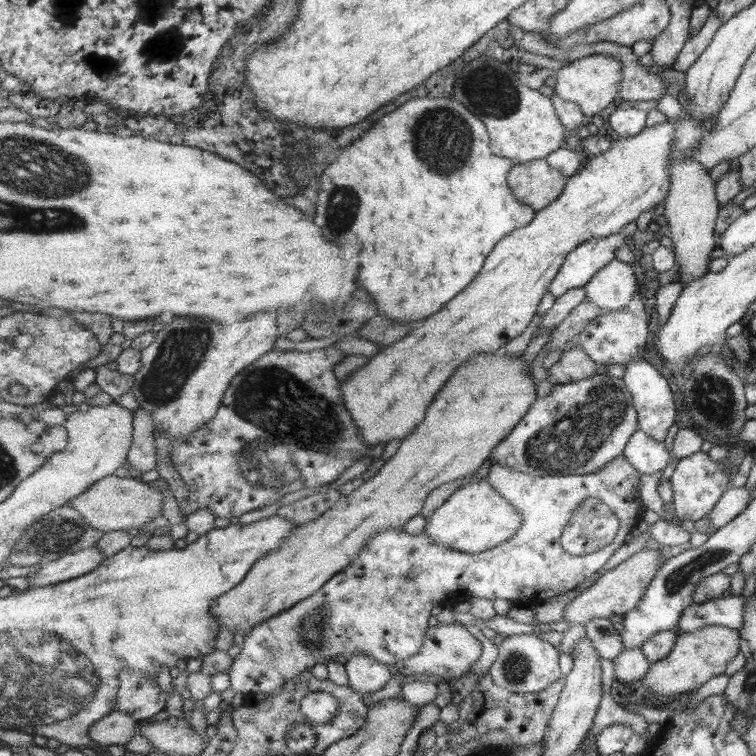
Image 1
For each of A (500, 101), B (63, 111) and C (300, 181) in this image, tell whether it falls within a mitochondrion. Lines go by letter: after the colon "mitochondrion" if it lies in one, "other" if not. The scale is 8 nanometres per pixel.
A: mitochondrion
B: other
C: other

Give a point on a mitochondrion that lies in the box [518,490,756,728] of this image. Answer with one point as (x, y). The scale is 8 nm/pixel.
(677, 580)

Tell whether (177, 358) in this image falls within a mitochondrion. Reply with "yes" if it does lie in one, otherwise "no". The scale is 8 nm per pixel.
yes

